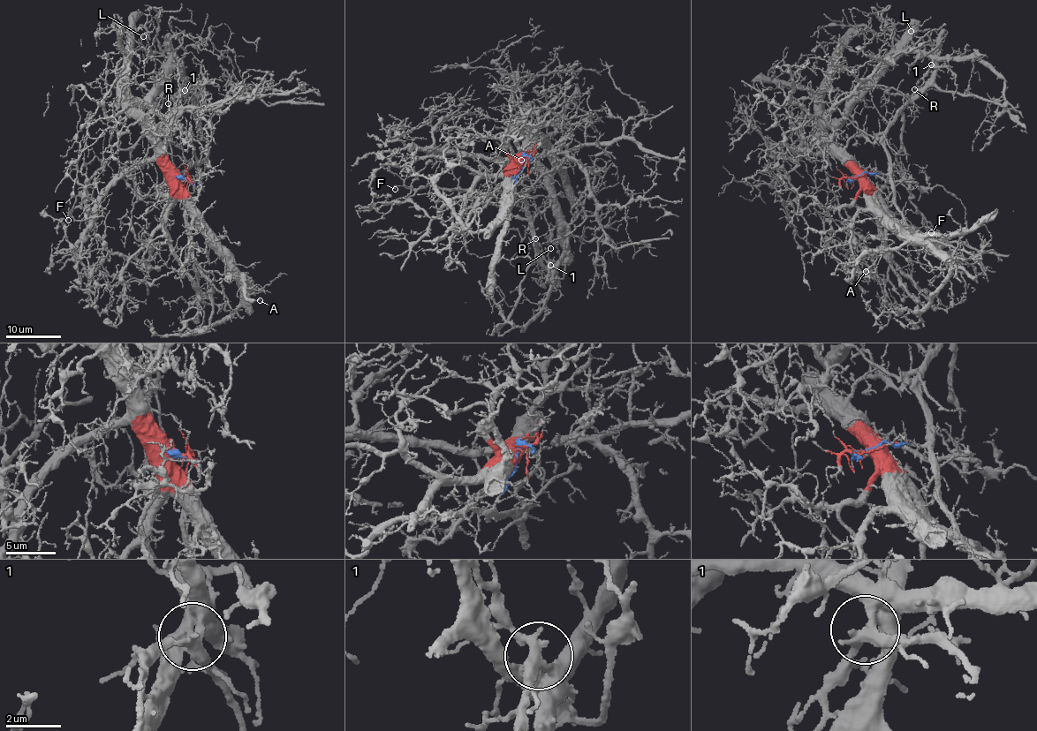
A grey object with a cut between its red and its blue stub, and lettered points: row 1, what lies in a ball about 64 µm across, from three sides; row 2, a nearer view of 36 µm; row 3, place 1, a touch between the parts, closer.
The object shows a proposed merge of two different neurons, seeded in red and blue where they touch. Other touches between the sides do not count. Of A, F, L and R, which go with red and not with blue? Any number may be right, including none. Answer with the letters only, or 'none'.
A, L, R

